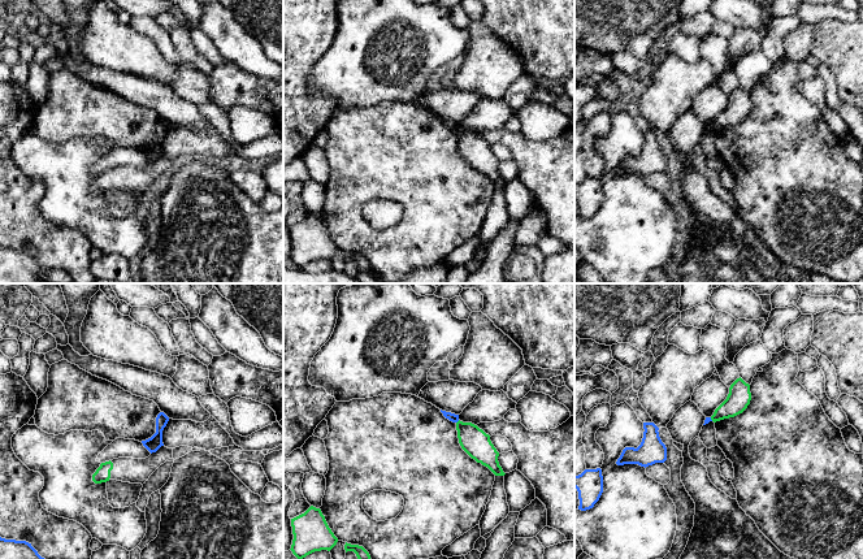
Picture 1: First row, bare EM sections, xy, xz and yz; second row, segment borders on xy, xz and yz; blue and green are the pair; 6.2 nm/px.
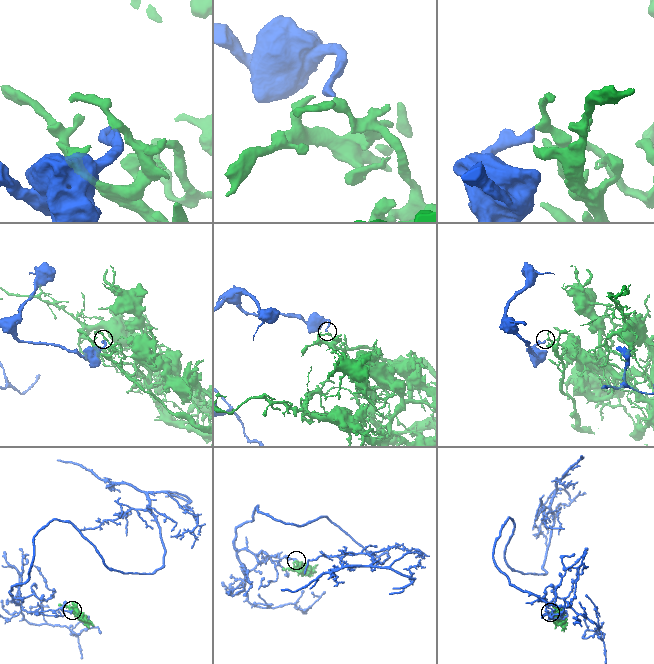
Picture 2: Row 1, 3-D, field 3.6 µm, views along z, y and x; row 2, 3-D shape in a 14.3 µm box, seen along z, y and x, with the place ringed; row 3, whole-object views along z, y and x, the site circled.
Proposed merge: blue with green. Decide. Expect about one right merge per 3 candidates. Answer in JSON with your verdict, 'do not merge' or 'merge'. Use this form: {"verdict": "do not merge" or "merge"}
{"verdict": "do not merge"}

